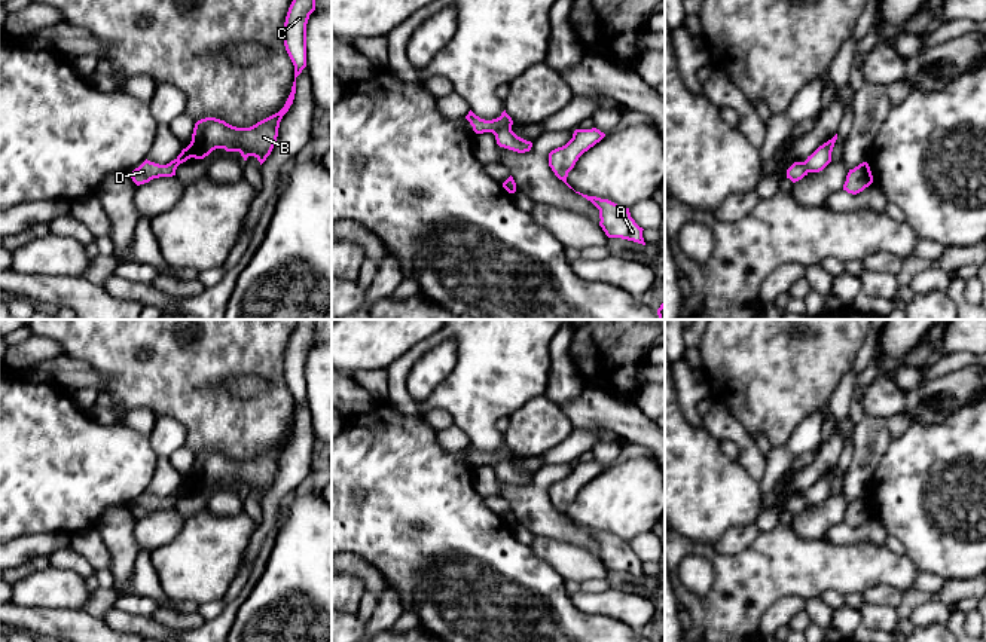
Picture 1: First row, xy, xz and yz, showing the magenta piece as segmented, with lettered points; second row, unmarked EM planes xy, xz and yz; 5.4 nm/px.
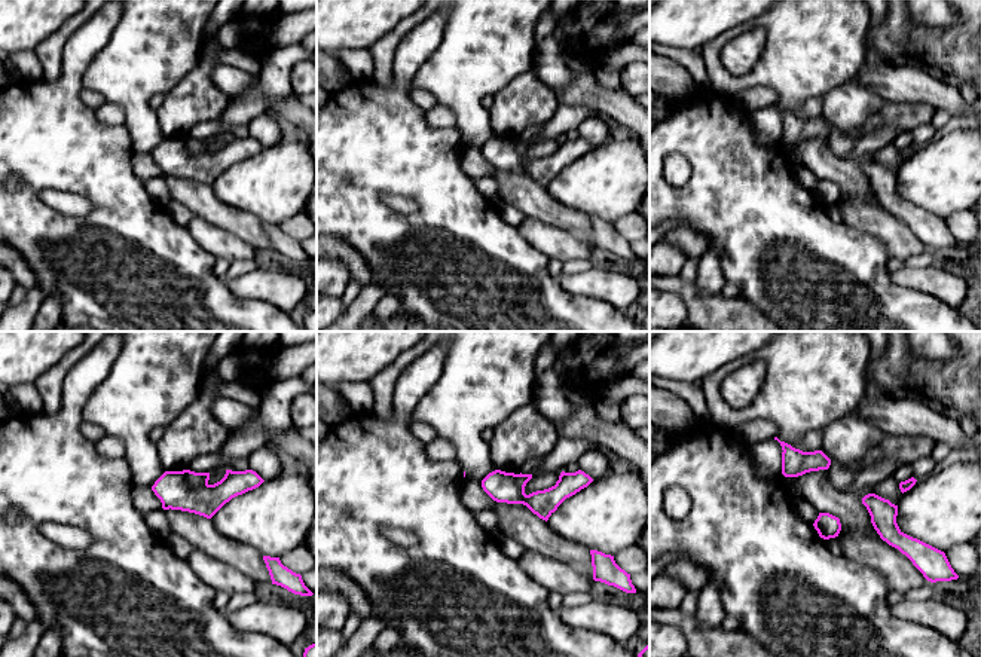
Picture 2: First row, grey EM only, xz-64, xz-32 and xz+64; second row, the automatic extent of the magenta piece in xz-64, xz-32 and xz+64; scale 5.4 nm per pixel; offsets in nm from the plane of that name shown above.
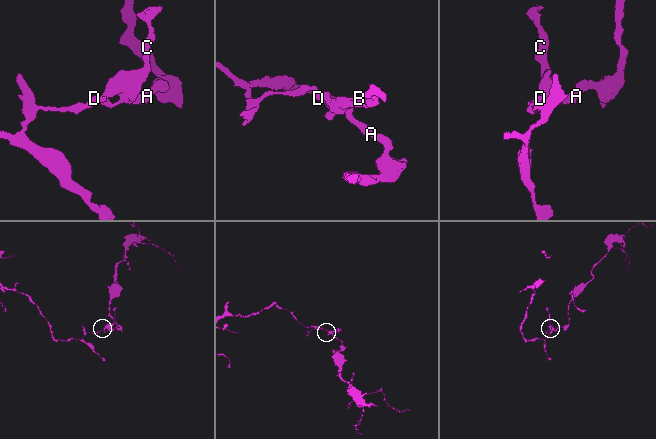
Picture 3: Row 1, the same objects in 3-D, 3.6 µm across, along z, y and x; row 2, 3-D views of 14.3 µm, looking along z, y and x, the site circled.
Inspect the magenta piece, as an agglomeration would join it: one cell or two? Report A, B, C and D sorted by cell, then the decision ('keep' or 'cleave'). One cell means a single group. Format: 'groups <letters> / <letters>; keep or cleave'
groups A B C / D; cleave

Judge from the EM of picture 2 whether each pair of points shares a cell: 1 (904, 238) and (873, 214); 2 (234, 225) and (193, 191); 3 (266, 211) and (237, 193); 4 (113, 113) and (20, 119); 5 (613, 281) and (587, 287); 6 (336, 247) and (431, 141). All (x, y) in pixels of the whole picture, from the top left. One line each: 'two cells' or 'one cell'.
1: one cell
2: one cell
3: one cell
4: two cells
5: one cell
6: two cells

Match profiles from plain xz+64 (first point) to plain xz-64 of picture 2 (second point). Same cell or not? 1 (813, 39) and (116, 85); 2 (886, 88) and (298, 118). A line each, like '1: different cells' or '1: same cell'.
1: same cell
2: same cell

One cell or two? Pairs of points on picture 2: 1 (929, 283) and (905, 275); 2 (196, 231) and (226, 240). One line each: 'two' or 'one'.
1: one
2: one

